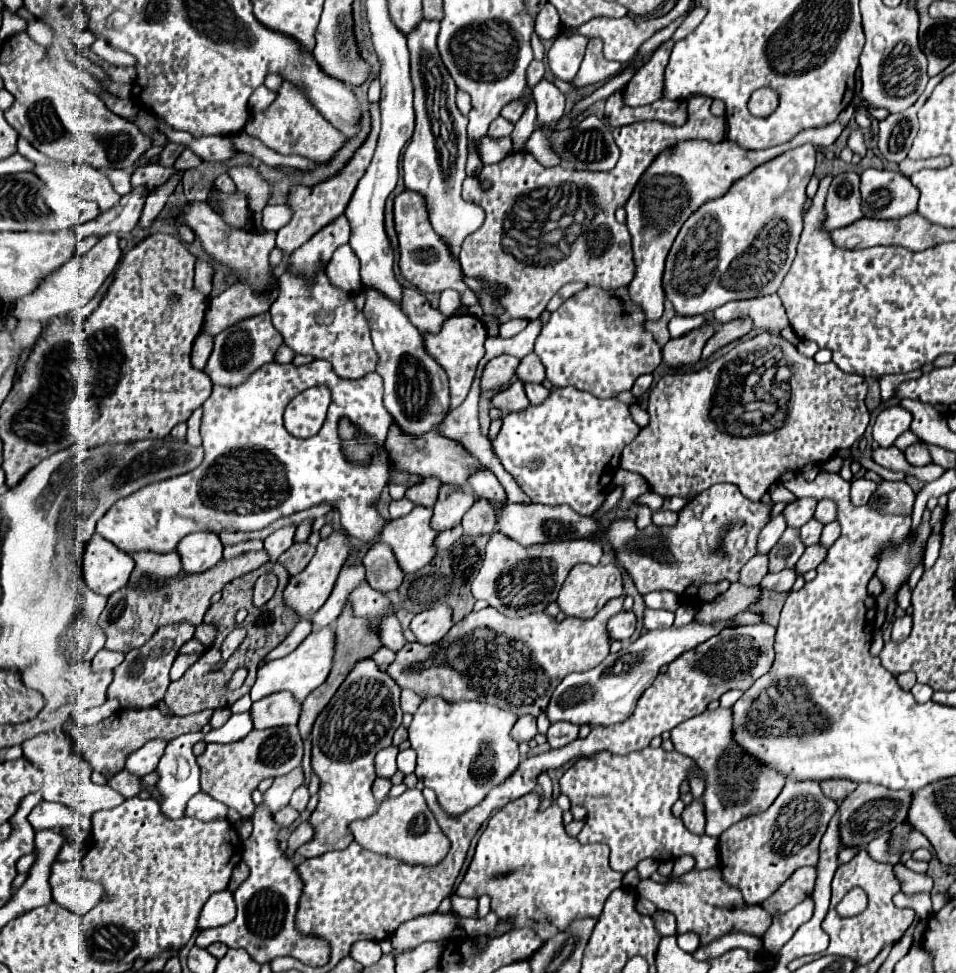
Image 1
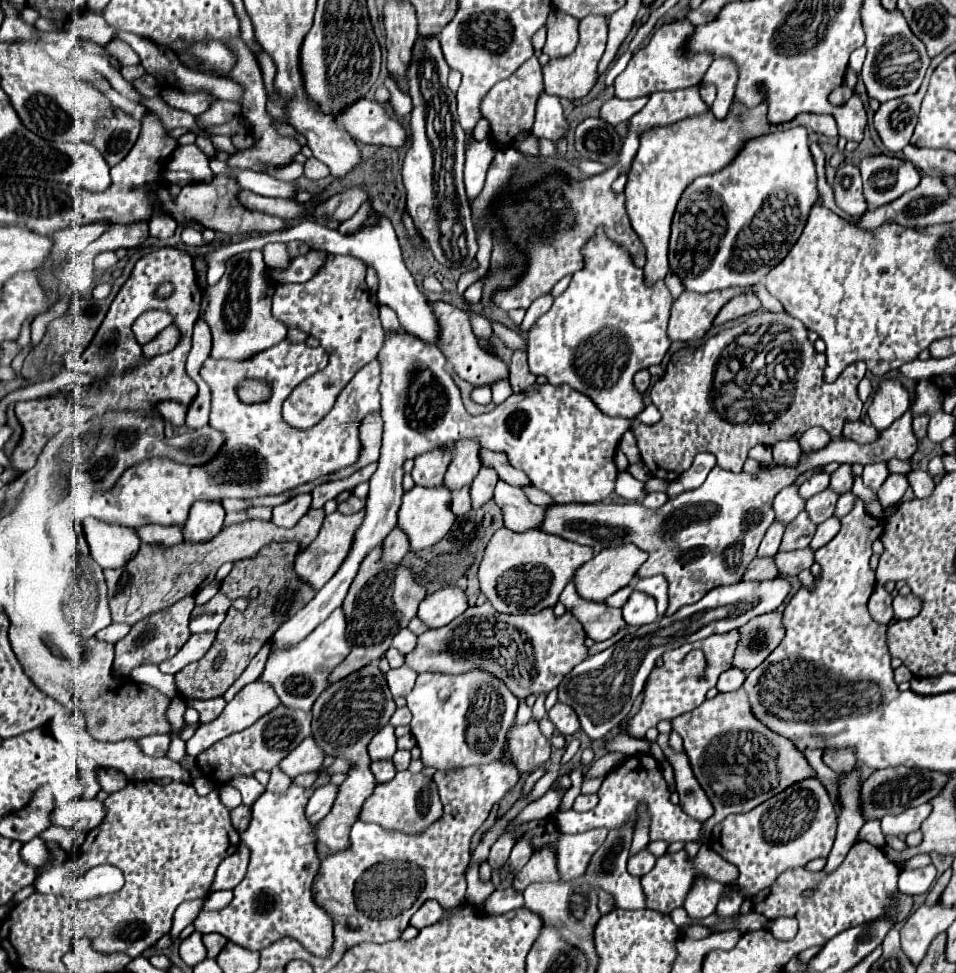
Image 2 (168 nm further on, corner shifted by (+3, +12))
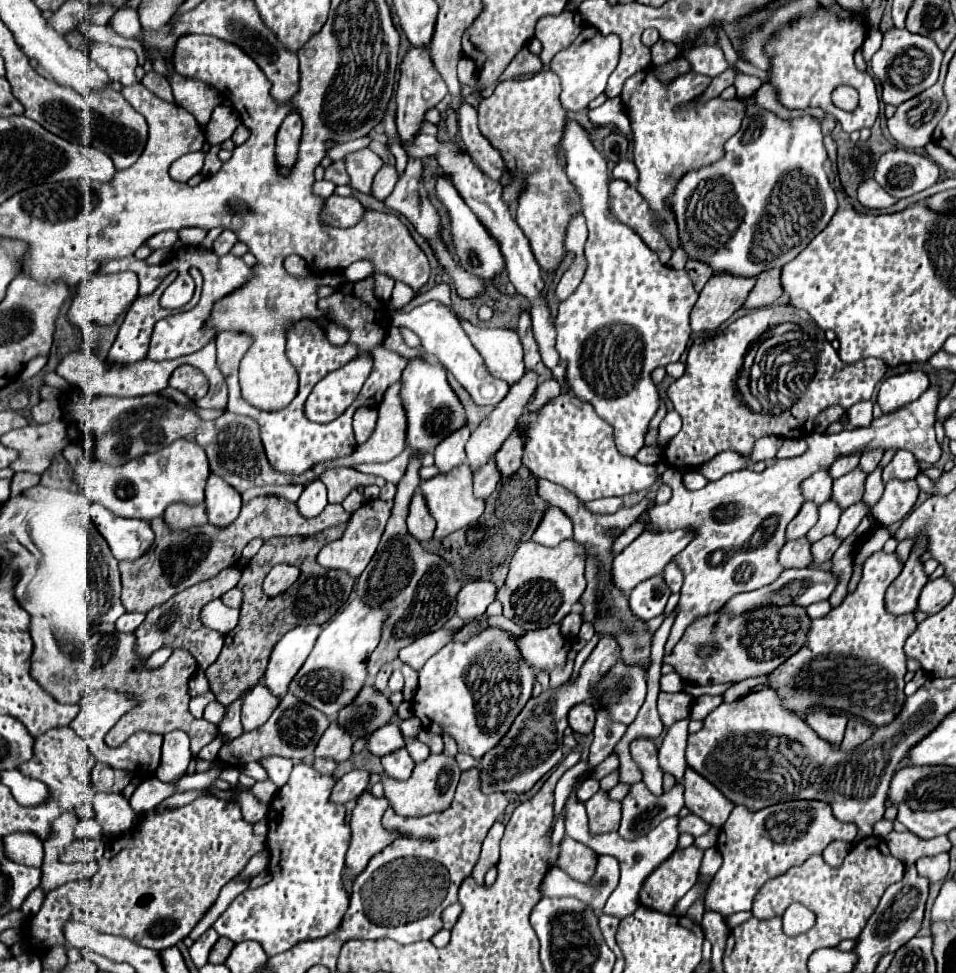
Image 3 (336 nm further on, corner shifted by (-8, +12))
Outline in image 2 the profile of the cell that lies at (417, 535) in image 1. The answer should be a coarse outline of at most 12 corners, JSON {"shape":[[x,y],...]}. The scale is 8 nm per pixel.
{"shape":[[443,485],[403,493],[397,527],[413,553],[451,529],[451,493]]}

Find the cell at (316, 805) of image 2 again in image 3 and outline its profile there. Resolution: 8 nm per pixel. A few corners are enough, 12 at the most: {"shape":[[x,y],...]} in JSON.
{"shape":[[346,773],[332,791],[334,803],[348,803],[366,791],[370,773]]}

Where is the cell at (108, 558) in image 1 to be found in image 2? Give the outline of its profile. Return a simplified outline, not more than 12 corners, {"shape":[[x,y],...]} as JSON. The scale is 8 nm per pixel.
{"shape":[[83,521],[101,569],[119,569],[139,551],[135,529]]}

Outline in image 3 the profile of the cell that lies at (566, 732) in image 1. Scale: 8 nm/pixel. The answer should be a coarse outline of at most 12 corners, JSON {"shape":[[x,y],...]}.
{"shape":[[590,703],[572,707],[572,731],[592,733],[596,711]]}

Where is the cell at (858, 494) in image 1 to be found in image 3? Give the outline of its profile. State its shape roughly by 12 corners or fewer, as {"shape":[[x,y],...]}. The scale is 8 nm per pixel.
{"shape":[[898,451],[884,467],[890,479],[916,479],[920,463],[910,451]]}

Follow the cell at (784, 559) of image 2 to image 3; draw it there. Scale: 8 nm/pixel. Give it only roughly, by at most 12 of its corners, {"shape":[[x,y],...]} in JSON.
{"shape":[[826,535],[812,545],[814,563],[818,565],[832,559],[842,539]]}

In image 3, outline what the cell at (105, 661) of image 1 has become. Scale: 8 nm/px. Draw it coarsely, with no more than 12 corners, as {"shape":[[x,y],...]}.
{"shape":[[124,613],[116,621],[118,631],[134,631],[144,613]]}

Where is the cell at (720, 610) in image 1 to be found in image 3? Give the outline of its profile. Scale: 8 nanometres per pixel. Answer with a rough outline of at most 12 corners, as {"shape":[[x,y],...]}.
{"shape":[[808,537],[788,541],[780,551],[784,569],[812,565]]}

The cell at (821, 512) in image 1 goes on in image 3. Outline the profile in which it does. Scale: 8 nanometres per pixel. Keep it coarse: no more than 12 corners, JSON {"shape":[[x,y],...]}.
{"shape":[[864,451],[860,469],[872,473],[884,451]]}

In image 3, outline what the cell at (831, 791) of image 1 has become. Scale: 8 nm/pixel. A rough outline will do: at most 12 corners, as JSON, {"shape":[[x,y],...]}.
{"shape":[[850,719],[842,749],[850,751],[872,735],[868,723]]}

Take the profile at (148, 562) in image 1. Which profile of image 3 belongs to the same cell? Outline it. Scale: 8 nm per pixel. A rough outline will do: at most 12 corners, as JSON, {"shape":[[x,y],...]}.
{"shape":[[172,503],[164,521],[172,529],[208,523],[204,503]]}

